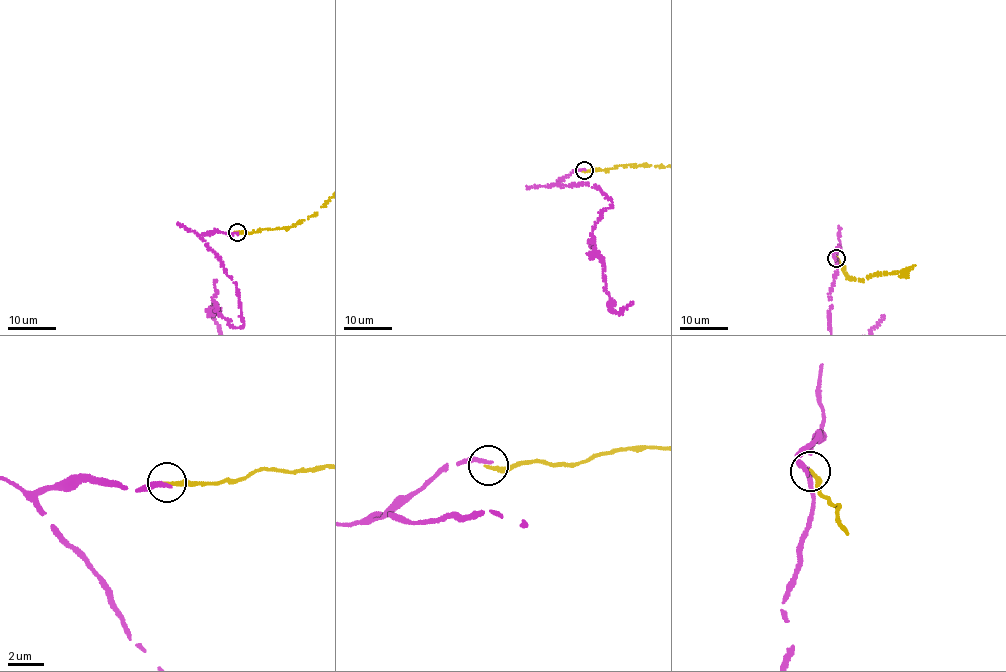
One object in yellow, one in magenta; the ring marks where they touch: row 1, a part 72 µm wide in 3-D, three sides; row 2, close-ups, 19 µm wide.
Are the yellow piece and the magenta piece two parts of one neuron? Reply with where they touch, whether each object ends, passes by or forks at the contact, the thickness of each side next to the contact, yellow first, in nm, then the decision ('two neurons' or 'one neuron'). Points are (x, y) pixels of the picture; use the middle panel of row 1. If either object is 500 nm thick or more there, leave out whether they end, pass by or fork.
at (584, 170); yellow ends there; magenta ends there; 220 nm thick on the yellow side, 240 nm on the other; two neurons

